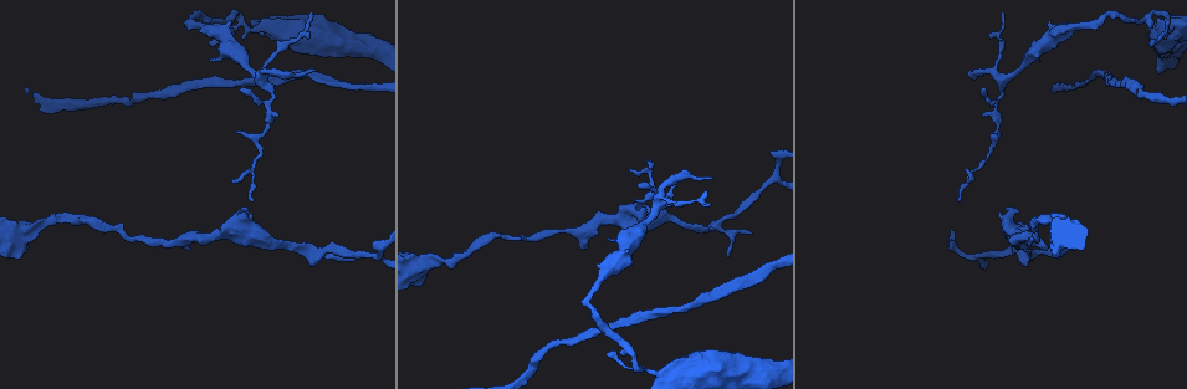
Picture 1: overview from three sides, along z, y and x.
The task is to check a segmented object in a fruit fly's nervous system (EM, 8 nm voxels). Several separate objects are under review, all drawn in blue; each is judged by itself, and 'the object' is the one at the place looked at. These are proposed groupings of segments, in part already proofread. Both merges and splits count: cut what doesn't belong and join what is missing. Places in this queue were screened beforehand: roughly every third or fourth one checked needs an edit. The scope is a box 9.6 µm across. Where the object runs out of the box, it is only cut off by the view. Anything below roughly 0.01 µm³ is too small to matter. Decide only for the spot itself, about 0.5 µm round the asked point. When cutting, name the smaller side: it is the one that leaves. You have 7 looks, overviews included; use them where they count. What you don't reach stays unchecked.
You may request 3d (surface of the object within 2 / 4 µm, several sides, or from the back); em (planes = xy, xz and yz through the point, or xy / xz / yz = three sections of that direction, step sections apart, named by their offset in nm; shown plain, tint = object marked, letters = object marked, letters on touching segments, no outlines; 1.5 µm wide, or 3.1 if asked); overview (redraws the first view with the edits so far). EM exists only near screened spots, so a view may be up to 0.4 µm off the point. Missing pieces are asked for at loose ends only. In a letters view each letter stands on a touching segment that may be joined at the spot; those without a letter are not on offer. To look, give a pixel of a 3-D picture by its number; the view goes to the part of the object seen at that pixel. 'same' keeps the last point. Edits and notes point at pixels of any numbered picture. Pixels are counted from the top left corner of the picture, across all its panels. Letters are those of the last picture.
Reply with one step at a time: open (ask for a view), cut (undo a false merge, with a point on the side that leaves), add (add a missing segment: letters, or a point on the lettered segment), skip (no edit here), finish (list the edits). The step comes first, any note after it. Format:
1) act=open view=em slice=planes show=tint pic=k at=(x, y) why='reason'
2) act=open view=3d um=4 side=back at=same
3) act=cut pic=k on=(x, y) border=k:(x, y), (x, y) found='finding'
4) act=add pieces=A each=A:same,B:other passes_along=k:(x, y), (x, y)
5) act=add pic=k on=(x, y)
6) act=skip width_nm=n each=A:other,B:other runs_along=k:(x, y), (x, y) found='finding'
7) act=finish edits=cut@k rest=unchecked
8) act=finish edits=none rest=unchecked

act=open view=3d um=4 pic=1 at=(245, 29) why='sharp bend'

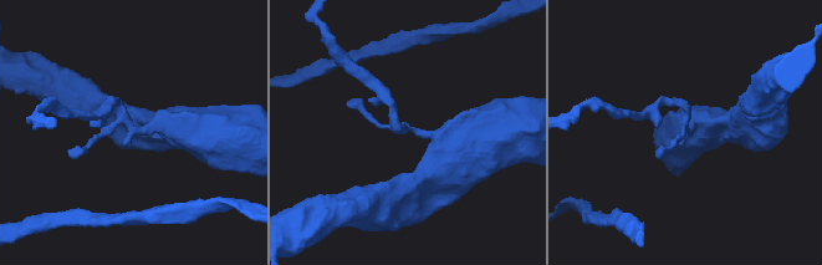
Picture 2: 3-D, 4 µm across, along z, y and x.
act=open view=em slice=planes show=tint pic=2 at=(688, 128) why='now the EM'

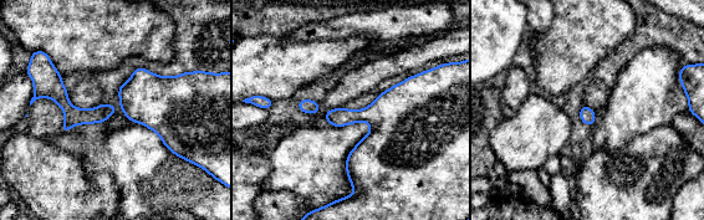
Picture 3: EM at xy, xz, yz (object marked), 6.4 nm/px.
act=open view=em slice=planes show=letters at=same

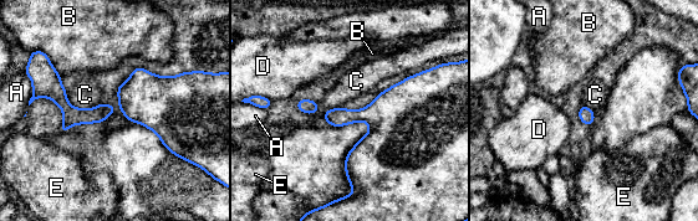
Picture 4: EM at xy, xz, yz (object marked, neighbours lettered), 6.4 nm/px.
act=skip each=A:other,B:other,C:other,D:other,E:other runs_along=4:(39, 92), (74, 114), (110, 111) found='one neuron here'

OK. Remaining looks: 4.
act=open view=3d um=4 pic=1 at=(1031, 259) why='thin end'

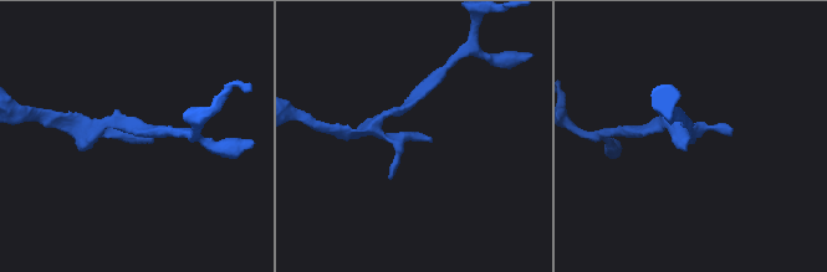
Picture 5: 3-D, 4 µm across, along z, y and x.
act=open view=em slice=planes show=letters pic=5 at=(432, 139)

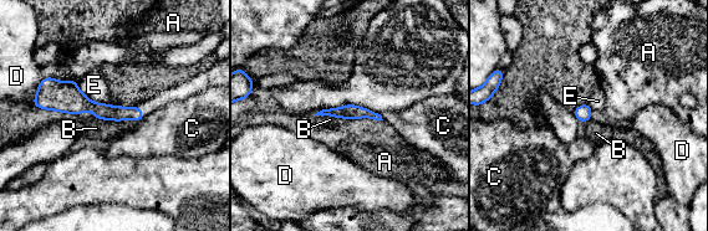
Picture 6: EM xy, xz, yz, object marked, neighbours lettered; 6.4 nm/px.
act=skip width_nm=80 each=A:other,B:other,C:other,D:other,E:other runs_along=6:(69, 103), (139, 116) found='no lettered segment goes on from it'

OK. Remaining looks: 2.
act=finish edits=none rest=unchecked

